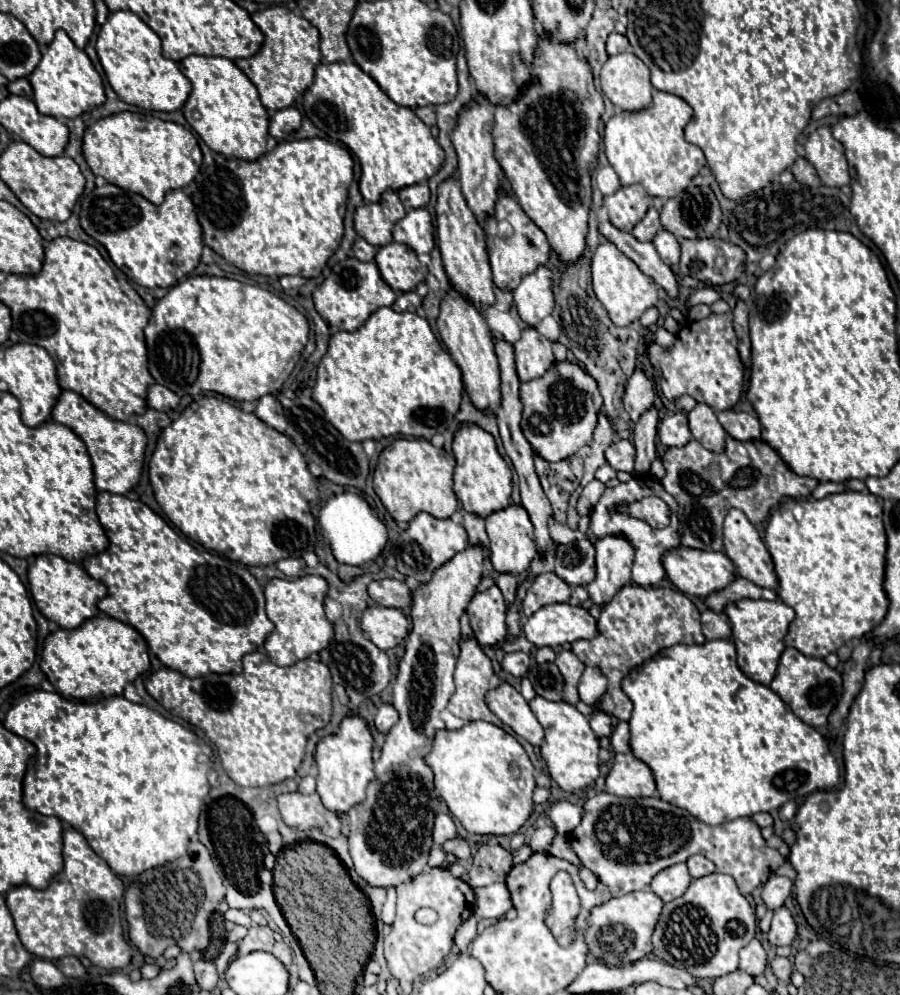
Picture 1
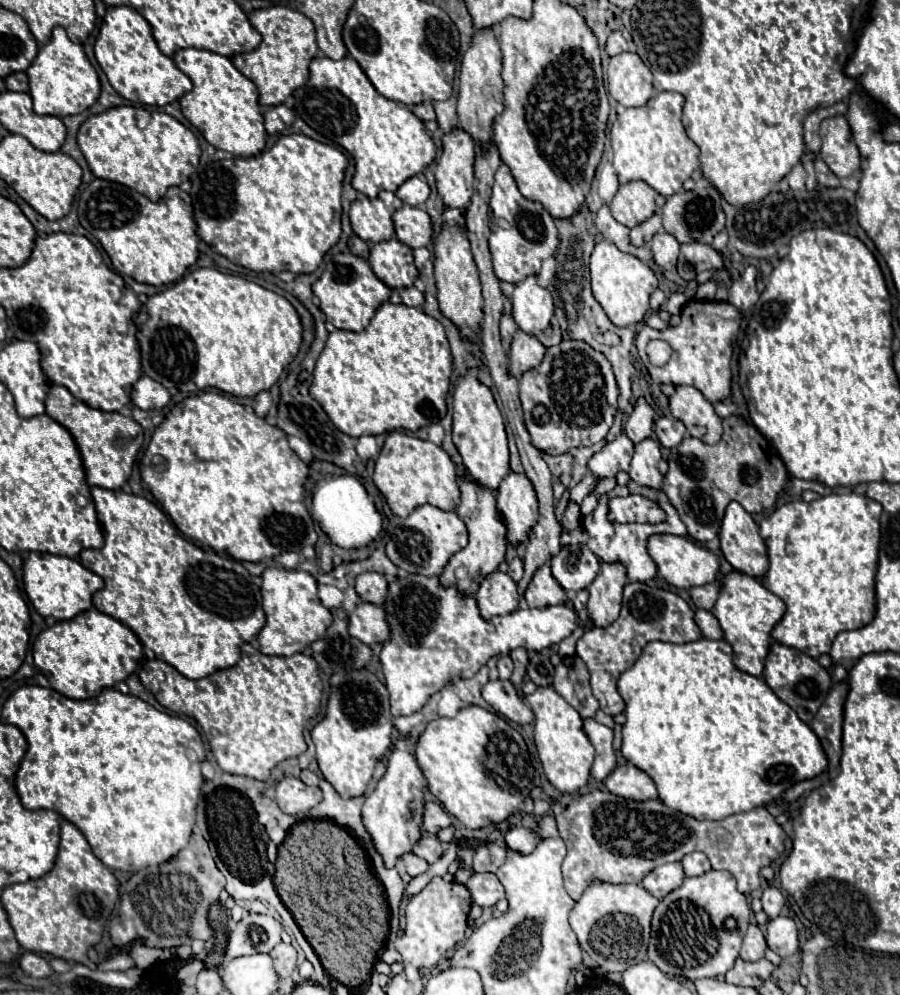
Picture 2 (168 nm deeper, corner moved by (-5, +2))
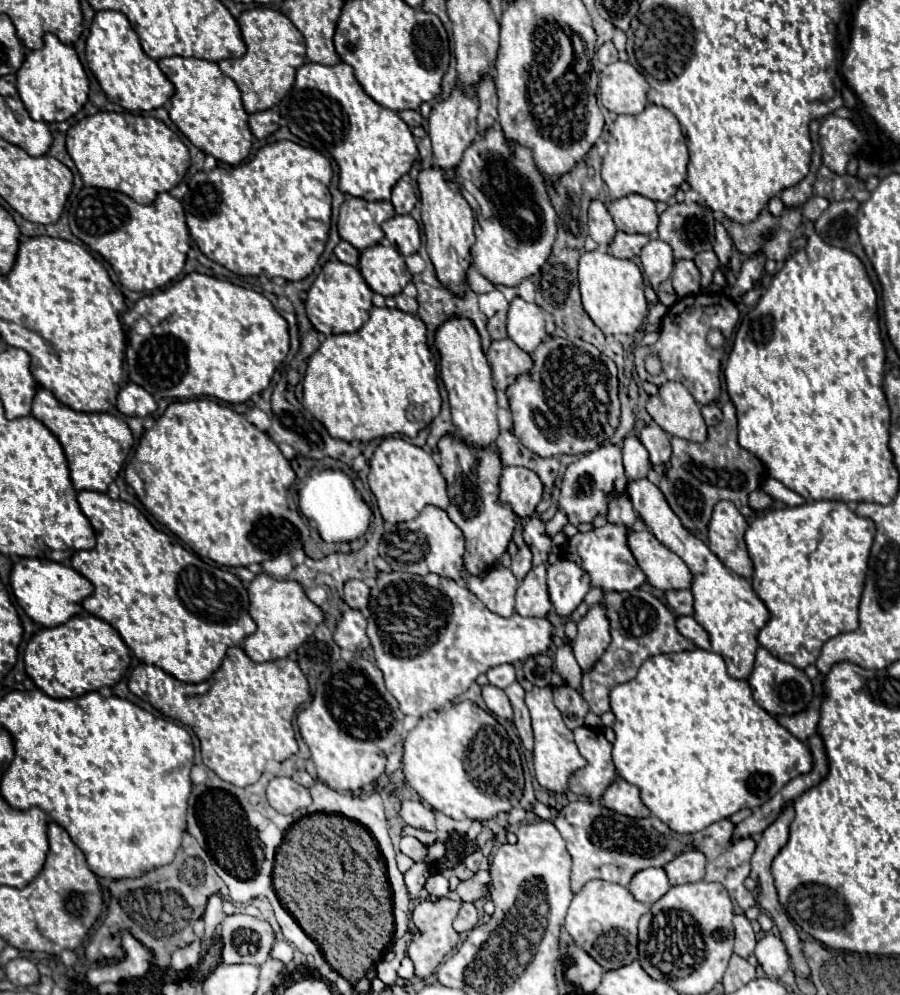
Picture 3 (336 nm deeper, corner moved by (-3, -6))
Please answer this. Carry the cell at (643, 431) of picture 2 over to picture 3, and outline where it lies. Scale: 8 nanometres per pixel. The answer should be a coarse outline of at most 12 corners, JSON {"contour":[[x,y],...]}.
{"contour":[[633,435],[623,443],[629,481],[647,477],[647,449]]}

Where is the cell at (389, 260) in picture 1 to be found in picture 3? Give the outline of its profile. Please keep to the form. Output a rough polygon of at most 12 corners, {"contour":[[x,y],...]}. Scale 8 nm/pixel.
{"contour":[[389,243],[361,251],[359,271],[383,297],[411,281],[403,255]]}

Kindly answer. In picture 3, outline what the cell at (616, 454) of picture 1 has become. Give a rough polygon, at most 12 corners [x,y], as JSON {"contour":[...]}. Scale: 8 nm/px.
{"contour":[[617,445],[567,465],[559,509],[571,525],[593,523],[625,493]]}

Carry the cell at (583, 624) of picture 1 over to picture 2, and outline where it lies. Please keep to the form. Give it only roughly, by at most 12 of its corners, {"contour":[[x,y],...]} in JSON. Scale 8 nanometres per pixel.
{"contour":[[437,577],[389,585],[393,717],[489,657],[577,629],[567,605],[485,621]]}

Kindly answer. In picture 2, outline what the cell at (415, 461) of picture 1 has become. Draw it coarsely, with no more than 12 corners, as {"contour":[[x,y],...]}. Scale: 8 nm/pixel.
{"contour":[[393,431],[373,481],[397,517],[455,511],[457,469],[431,441]]}

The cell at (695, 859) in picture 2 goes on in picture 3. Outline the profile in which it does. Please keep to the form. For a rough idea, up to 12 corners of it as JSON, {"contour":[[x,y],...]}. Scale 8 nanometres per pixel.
{"contour":[[697,849],[677,855],[665,869],[671,885],[701,881],[705,855]]}

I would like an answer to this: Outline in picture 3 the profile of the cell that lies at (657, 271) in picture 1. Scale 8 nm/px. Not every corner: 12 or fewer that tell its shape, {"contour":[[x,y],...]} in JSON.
{"contour":[[601,201],[589,205],[589,235],[607,247],[617,233]]}

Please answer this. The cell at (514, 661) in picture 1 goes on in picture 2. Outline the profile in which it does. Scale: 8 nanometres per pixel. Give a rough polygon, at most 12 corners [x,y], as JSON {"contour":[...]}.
{"contour":[[503,655],[497,663],[499,679],[509,679],[513,661]]}

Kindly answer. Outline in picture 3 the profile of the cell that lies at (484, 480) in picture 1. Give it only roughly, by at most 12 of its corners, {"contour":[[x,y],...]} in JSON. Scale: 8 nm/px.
{"contour":[[467,317],[435,331],[453,425],[473,445],[499,435],[481,337]]}

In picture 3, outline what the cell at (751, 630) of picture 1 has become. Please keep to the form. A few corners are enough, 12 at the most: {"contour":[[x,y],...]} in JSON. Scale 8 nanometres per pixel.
{"contour":[[657,485],[627,493],[693,575],[693,619],[733,679],[747,679],[769,621],[745,577],[683,527]]}

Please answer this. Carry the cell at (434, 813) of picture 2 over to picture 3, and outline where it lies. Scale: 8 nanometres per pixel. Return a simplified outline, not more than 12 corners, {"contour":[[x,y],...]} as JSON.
{"contour":[[401,801],[401,819],[435,831],[435,817],[421,801]]}

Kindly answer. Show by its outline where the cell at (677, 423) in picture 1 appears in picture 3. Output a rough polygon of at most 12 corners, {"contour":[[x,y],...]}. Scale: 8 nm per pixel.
{"contour":[[647,425],[639,441],[653,465],[671,457],[669,435],[659,425]]}

